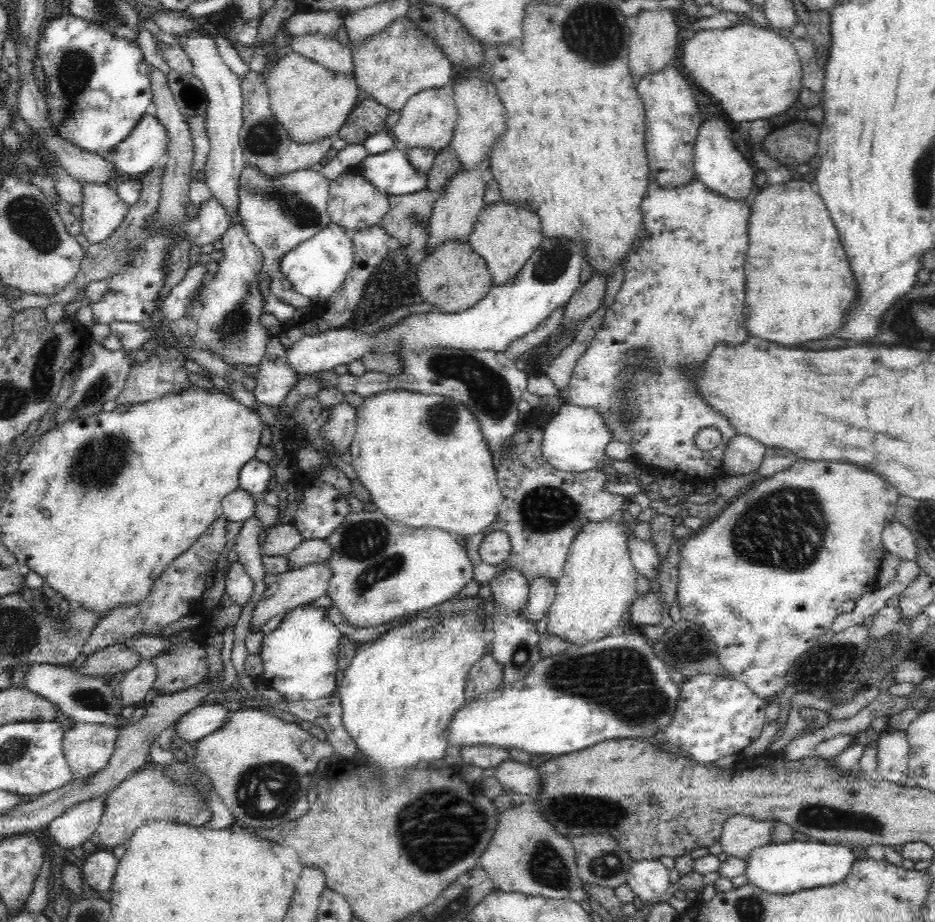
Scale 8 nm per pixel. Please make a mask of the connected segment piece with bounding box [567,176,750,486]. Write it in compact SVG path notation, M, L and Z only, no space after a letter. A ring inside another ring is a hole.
M695 176L687 185L676 186L674 190L661 190L660 187L653 186L641 202L641 220L643 220L645 237L640 237L633 242L631 253L625 262L624 281L620 291L614 304L605 312L603 325L597 330L596 336L576 363L567 393L569 403L578 407L591 408L603 416L609 432L615 434L614 439L620 439L620 442L630 446L633 453L632 458L637 462L640 470L645 470L656 476L669 475L681 482L692 483L694 486L697 483L708 483L723 475L725 448L732 439L738 436L736 429L730 425L724 415L720 415L716 409L712 409L708 403L704 402L704 396L698 393L695 378L697 374L694 372L692 372L692 380L694 380L692 388L694 390L688 390L688 382L684 382L680 378L680 374L676 374L676 362L700 362L700 358L704 358L704 354L710 354L715 347L714 344L722 343L722 340L724 340L724 345L736 346L750 338L749 332L743 327L744 314L742 314L742 310L744 310L744 282L746 282L744 260L746 260L746 250L748 250L748 236L746 236L748 216L750 216L750 207L744 201L736 201L736 199L713 194L704 185L704 182ZM704 428L716 428L721 433L721 440L713 450L704 451L696 446L696 434Z

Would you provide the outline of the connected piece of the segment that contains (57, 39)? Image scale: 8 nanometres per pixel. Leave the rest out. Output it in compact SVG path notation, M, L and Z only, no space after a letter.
M58 15L44 28L39 41L37 42L37 52L38 57L40 57L40 63L42 63L43 74L45 77L45 86L47 86L47 93L45 94L45 102L47 103L47 108L49 114L49 120L51 124L56 125L55 132L75 144L82 150L87 152L92 152L98 156L103 156L105 158L110 157L112 150L115 150L116 144L118 142L124 141L124 138L128 137L128 134L132 131L132 128L136 125L136 122L140 121L140 118L144 117L144 112L146 106L150 102L153 94L151 91L151 80L149 77L149 65L147 64L139 46L127 40L127 38L116 37L113 34L108 33L106 29L92 23L87 19L80 18L79 16L72 15Z

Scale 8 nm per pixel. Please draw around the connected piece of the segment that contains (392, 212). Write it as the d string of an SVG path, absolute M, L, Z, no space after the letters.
M427 188L406 195L389 196L389 211L380 224L388 236L396 238L399 246L411 243L411 230L426 224L438 195Z

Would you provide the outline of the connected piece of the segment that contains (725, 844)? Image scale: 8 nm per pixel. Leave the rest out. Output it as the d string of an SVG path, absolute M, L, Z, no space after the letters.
M734 814L724 820L719 843L728 857L746 860L750 850L785 842L791 833L790 827L782 822Z

